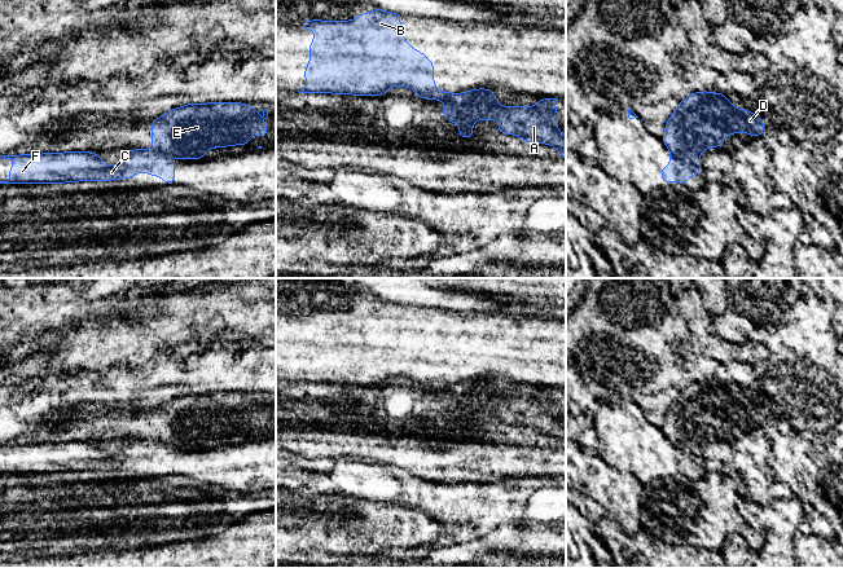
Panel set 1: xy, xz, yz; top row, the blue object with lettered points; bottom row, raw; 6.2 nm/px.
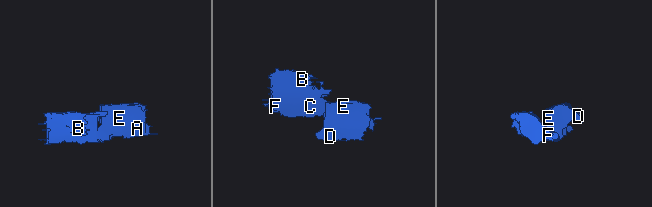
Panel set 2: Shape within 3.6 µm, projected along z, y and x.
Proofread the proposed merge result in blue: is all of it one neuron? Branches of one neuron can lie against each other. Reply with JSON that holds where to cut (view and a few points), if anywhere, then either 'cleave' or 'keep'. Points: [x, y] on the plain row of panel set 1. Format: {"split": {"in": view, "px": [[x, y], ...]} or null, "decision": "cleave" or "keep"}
{"split": {"in": "yz", "px": [[671, 443], [689, 453], [698, 462]]}, "decision": "cleave"}

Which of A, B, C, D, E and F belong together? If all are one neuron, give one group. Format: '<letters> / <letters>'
A D E / B C F

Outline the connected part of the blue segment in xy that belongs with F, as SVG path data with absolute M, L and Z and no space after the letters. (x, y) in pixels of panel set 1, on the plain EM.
M127 440L117 455L107 455L97 442L63 441L0 445L12 449L9 470L0 474L66 474L70 471L111 471L133 468L137 462L161 467L175 475L174 450L157 440Z

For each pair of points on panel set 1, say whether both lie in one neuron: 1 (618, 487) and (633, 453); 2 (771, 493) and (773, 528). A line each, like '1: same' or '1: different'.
1: different
2: different

